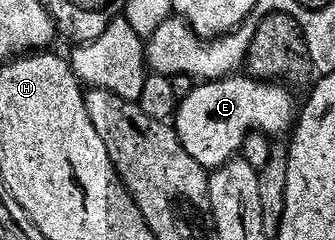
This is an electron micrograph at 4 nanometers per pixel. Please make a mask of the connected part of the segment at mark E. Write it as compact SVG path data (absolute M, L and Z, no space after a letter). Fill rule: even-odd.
M229 75L217 81L203 82L179 104L174 128L183 149L188 151L200 166L211 171L233 160L243 150L244 141L251 132L261 132L268 137L285 132L286 135L296 121L296 106L294 107L290 93L291 90L283 84L257 81L248 75Z

